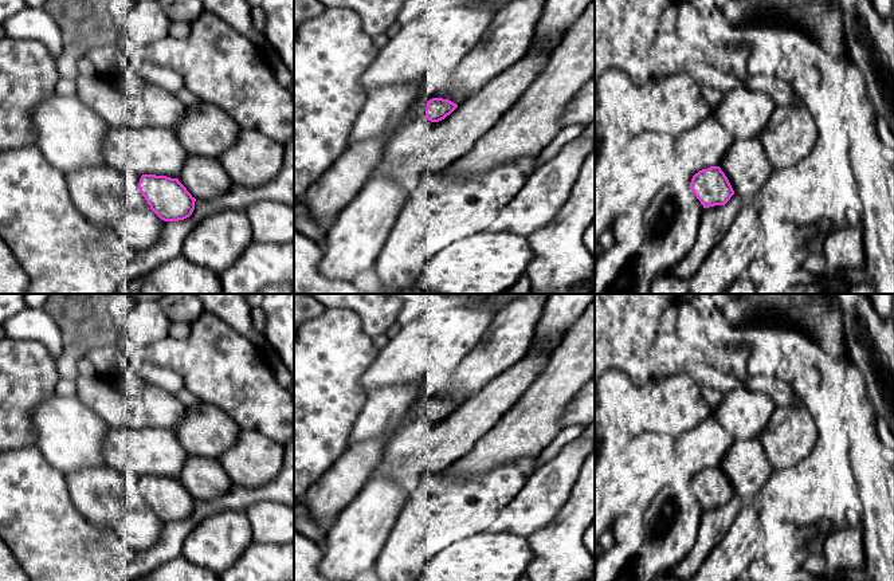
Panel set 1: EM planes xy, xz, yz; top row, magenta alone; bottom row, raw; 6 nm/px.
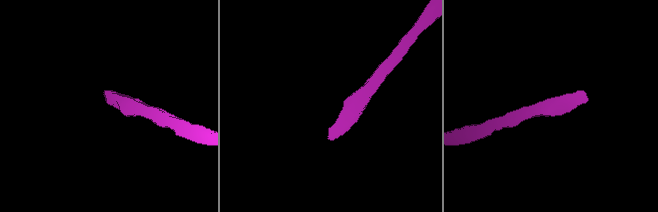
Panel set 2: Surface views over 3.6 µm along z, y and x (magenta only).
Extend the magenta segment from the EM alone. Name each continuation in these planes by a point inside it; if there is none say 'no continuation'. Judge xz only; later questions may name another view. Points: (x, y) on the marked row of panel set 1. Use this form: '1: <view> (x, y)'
1: xz (418, 110)

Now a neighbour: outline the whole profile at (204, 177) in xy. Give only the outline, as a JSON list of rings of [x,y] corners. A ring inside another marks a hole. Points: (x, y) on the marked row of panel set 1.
[[[191,154],[177,178],[199,200],[220,197],[235,185],[217,158]]]

